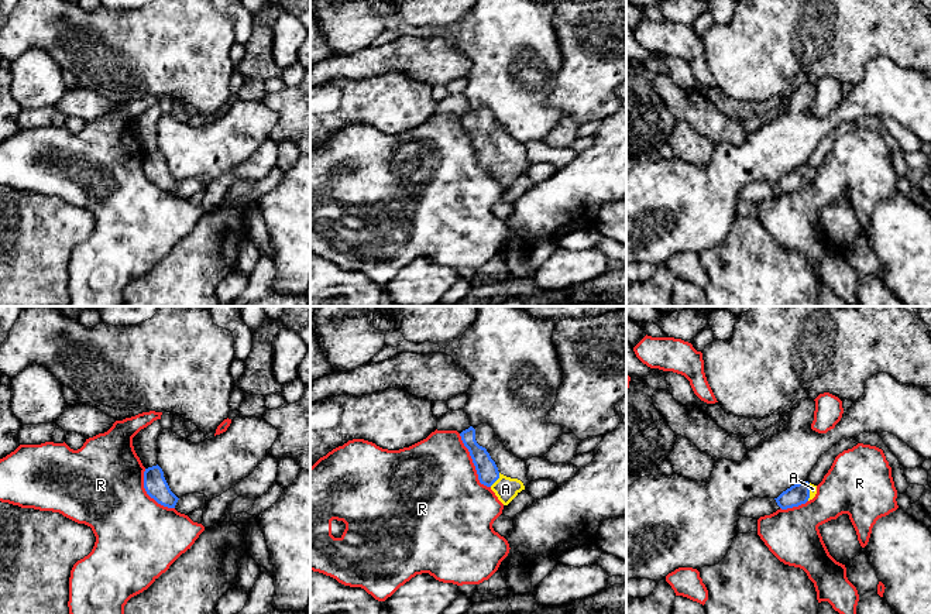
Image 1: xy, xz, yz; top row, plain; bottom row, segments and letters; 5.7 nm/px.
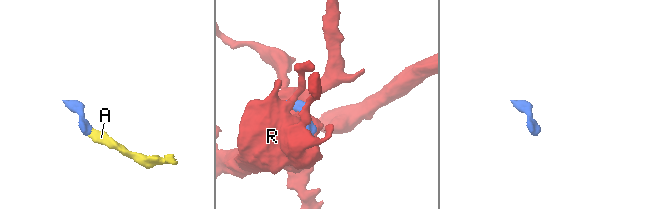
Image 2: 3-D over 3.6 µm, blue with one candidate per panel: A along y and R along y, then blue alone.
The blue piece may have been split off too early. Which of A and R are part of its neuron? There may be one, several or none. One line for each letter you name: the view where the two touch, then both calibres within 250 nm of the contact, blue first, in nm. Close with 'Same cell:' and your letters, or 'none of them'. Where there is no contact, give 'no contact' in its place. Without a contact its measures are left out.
A: meets blue in xz; 120 nm thick on the blue side, 140 nm on the other
Same cell: A

